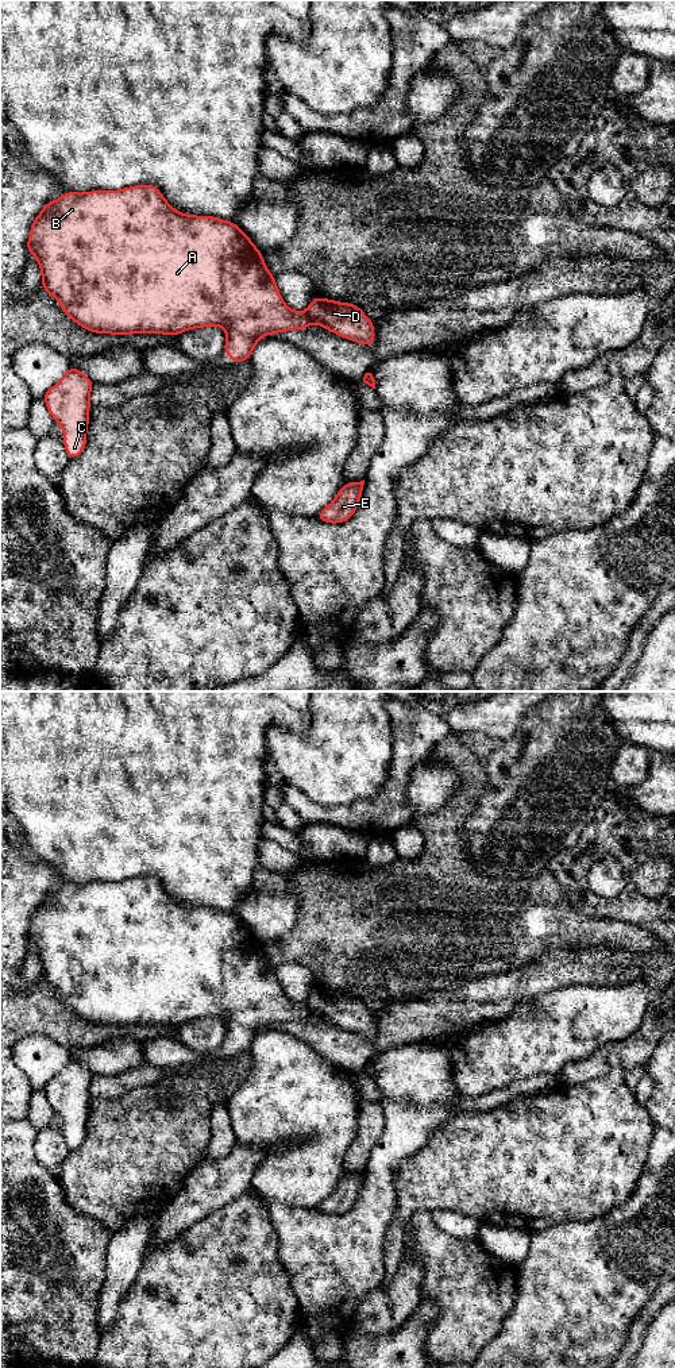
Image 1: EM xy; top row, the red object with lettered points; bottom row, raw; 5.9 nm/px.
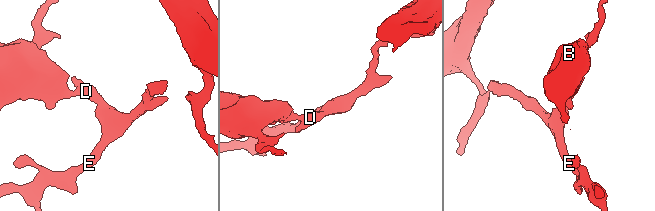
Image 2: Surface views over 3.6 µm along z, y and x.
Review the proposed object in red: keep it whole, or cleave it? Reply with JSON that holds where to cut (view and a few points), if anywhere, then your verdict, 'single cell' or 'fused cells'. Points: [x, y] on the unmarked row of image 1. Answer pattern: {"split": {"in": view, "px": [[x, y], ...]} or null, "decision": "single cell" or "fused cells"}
{"split": {"in": "xy", "px": [[305, 1004], [311, 1012]]}, "decision": "fused cells"}

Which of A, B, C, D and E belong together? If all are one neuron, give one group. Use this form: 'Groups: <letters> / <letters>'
Groups: A B C / D E

